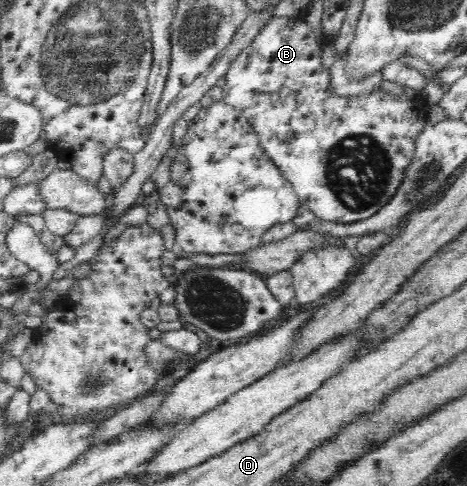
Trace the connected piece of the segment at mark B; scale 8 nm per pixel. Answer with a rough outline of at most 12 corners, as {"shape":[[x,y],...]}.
{"shape":[[274,17],[222,100],[316,219],[374,216],[425,128],[382,88],[328,92]]}

